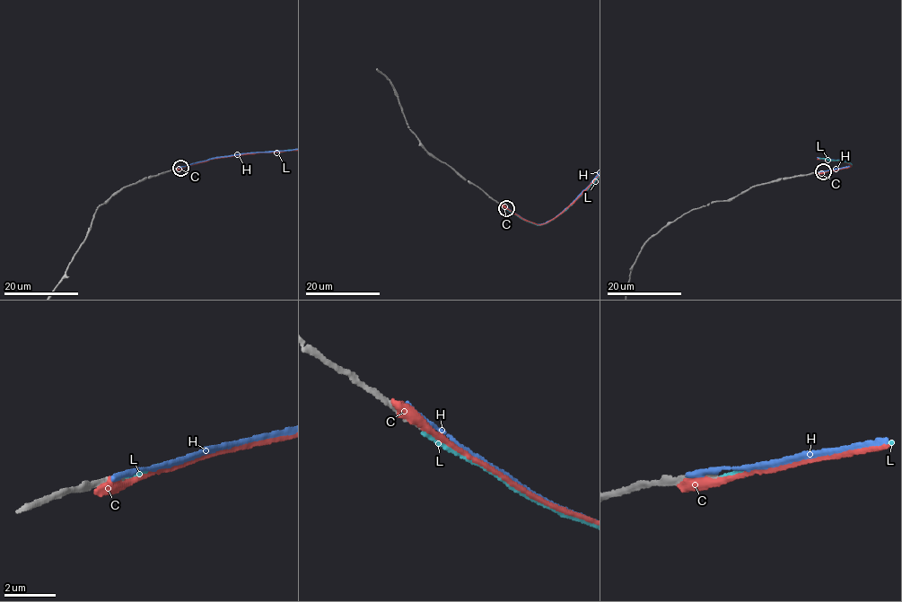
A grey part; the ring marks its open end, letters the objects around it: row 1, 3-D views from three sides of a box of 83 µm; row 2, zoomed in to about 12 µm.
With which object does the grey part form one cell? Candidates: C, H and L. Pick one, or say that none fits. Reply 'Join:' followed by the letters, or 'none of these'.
Join: none of these

